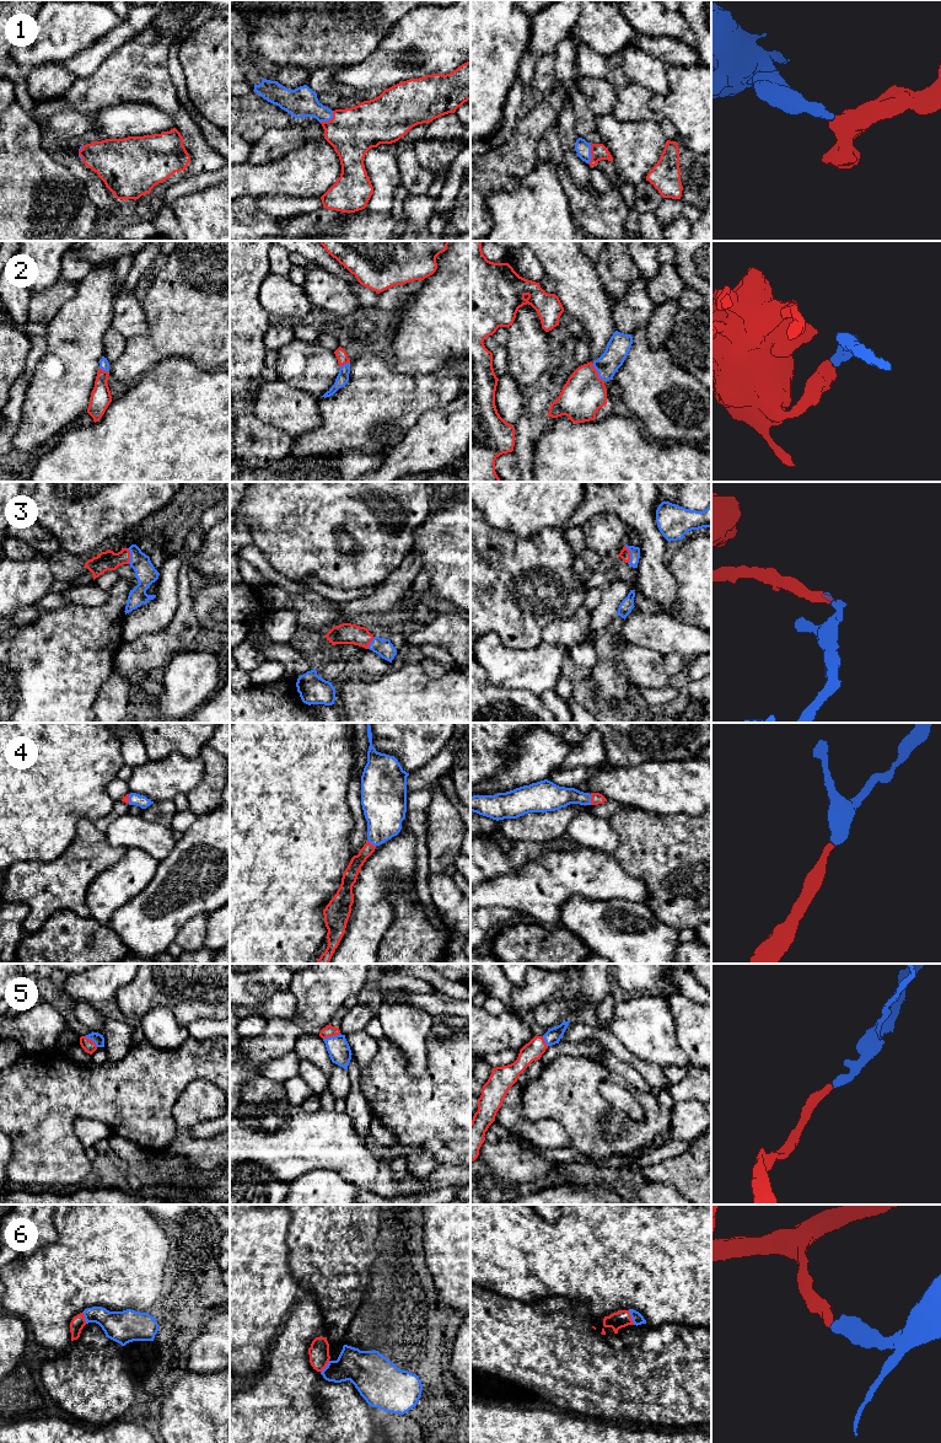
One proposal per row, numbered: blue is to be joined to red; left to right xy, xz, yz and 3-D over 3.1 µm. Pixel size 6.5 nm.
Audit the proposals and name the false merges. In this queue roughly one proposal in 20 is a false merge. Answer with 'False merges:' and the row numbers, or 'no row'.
False merges: no row

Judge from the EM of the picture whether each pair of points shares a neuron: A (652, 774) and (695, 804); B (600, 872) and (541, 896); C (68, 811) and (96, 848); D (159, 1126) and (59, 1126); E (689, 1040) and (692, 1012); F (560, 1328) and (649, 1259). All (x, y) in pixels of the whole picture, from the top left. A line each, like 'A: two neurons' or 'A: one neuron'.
A: one neuron
B: one neuron
C: two neurons
D: one neuron
E: one neuron
F: two neurons

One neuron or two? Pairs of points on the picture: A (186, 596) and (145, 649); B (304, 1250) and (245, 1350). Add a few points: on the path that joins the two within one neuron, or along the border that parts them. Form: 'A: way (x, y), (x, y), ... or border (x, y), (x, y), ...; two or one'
A: way (184, 612), (184, 620), (161, 643); one
B: border (286, 1243), (289, 1249), (289, 1269), (300, 1288); two

